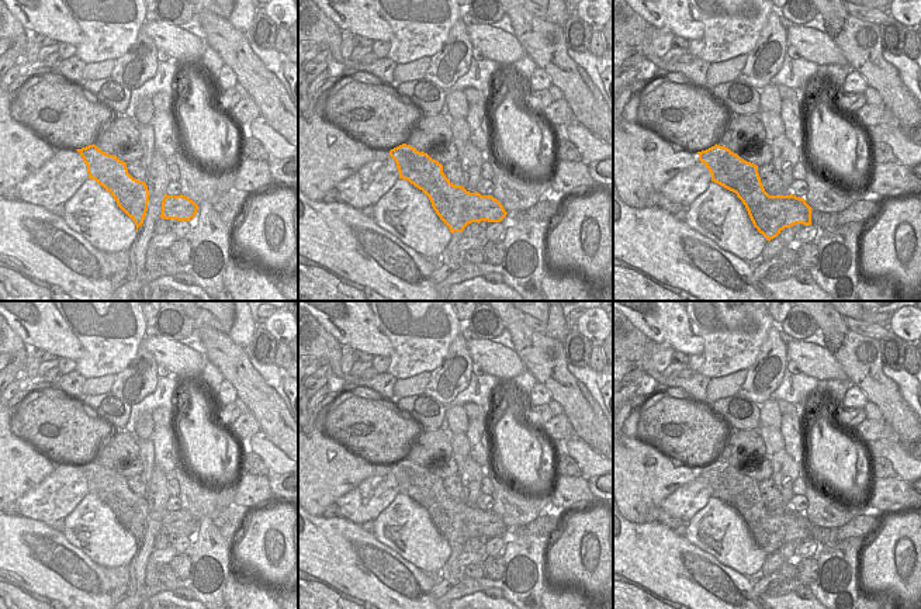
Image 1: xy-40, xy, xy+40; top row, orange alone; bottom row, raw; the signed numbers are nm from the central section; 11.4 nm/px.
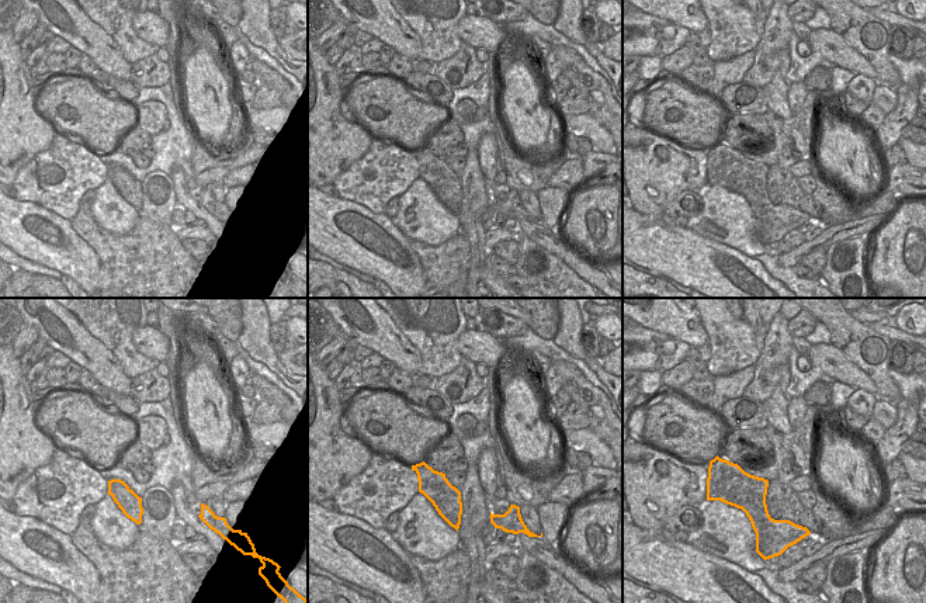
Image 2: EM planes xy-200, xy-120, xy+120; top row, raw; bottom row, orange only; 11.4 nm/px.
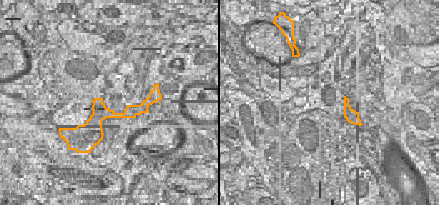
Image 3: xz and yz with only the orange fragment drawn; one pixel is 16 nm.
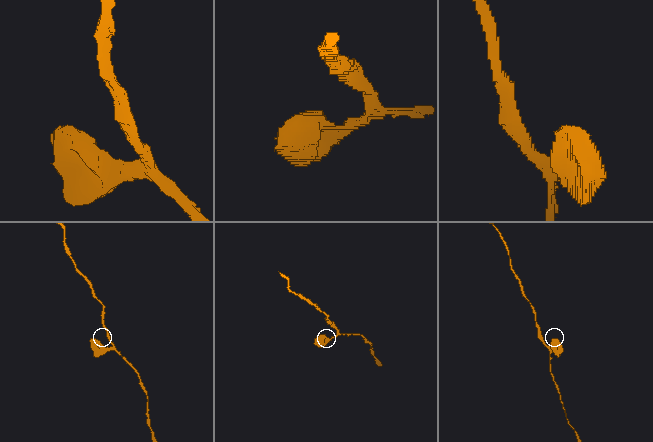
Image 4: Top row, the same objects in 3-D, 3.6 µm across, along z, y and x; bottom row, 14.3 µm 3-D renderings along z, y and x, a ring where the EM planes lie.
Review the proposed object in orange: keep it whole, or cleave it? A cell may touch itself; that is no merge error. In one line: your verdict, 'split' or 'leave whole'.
leave whole

